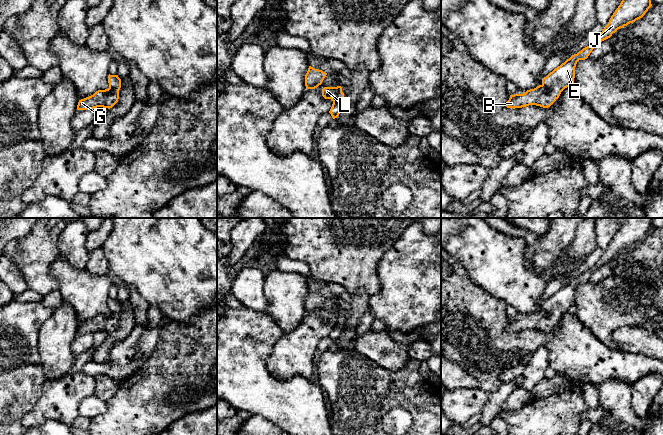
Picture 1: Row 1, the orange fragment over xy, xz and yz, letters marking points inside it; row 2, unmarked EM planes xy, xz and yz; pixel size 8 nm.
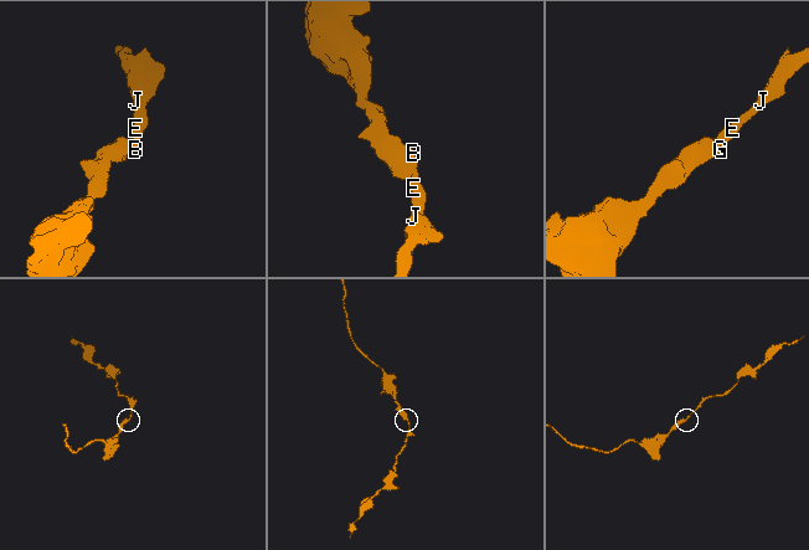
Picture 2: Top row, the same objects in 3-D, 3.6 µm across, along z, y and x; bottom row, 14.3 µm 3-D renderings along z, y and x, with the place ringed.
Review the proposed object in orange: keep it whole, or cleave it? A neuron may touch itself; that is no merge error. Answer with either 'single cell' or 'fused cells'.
single cell

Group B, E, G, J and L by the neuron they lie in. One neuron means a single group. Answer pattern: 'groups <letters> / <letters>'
groups B E G J L

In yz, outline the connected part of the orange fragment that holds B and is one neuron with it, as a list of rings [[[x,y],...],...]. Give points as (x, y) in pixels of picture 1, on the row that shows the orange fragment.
[[[622,0],[611,16],[608,24],[597,39],[577,54],[572,55],[560,66],[555,68],[542,79],[542,84],[523,94],[510,95],[505,106],[507,108],[522,108],[536,105],[543,108],[550,107],[560,96],[561,92],[574,85],[575,67],[579,60],[588,58],[592,50],[602,41],[610,38],[618,29],[642,18],[652,6],[651,0]]]

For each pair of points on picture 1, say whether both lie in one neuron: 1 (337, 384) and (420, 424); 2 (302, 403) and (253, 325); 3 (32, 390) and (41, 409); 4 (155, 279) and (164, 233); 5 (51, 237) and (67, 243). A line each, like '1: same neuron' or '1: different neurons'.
1: same neuron
2: same neuron
3: different neurons
4: same neuron
5: different neurons

